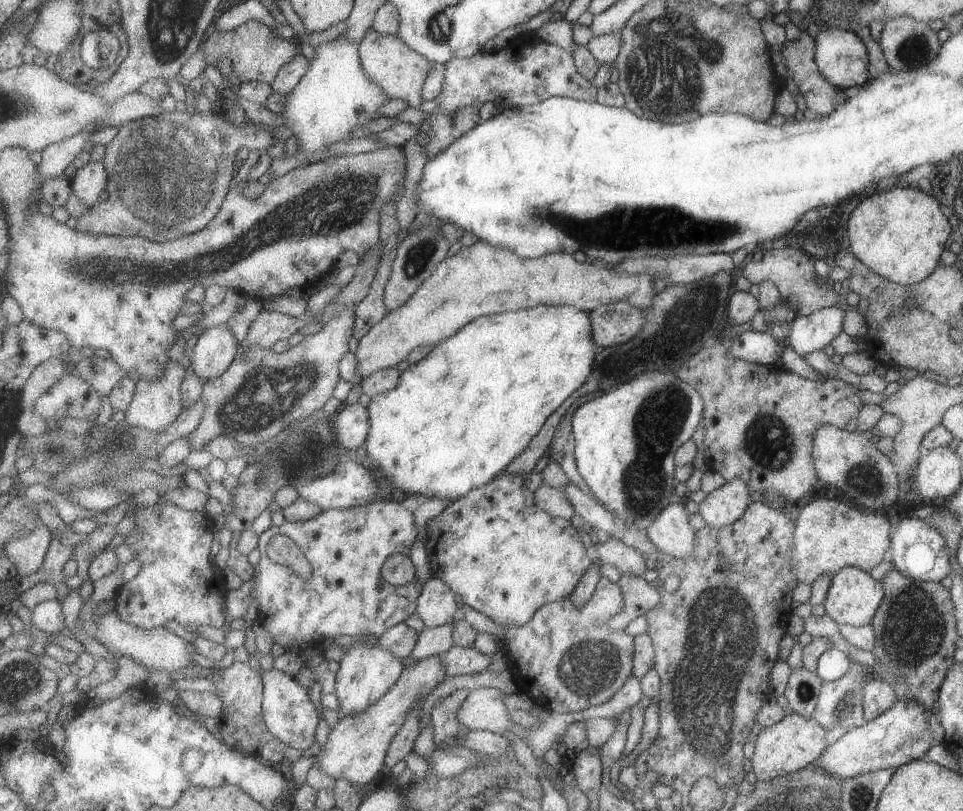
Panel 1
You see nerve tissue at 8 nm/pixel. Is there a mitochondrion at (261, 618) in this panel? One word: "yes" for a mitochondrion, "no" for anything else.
no

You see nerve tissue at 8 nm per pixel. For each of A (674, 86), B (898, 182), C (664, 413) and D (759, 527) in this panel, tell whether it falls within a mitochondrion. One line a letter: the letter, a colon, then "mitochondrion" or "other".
A: mitochondrion
B: other
C: mitochondrion
D: other

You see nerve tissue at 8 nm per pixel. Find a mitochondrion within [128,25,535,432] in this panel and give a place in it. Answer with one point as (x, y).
(418, 257)

